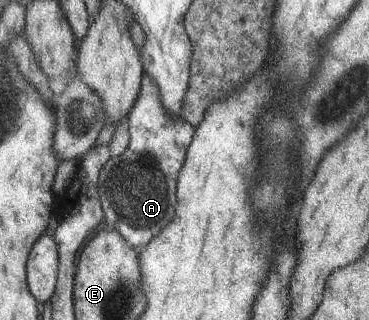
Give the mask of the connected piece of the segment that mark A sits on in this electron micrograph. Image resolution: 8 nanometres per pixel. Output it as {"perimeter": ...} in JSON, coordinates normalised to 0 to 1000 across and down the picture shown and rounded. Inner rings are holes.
{"perimeter":[[[385,234],[363,325],[344,356],[350,441],[331,481],[295,491],[274,513],[263,556],[266,625],[274,638],[279,684],[290,713],[301,713],[358,772],[396,763],[444,713],[474,663],[477,553],[496,516],[507,456],[523,422],[523,397],[491,363],[469,372],[439,331],[428,272],[420,272],[412,241]]]}

